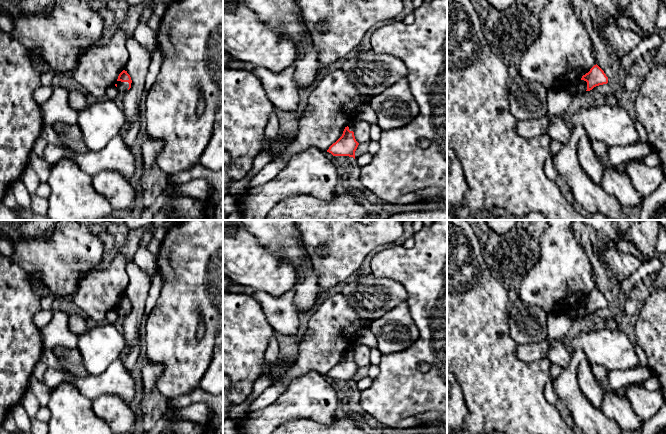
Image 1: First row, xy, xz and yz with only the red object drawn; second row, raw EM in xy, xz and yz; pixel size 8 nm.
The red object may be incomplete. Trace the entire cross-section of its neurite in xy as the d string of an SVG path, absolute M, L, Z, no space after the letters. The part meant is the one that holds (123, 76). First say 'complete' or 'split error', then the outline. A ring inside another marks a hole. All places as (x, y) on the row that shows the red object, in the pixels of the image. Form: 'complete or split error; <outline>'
split error; M123 70L119 74L115 86L118 88L119 92L124 94L127 90L131 88L131 83L132 80L130 75L127 73L127 71Z

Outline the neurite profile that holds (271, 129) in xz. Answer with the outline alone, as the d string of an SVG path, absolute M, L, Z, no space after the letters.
M275 112L271 113L264 129L264 140L272 143L278 138L279 120Z

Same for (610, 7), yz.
M586 0L596 8L604 11L608 17L613 17L618 26L638 33L642 38L649 37L633 20L626 17L622 11L622 6L616 4L614 0Z

